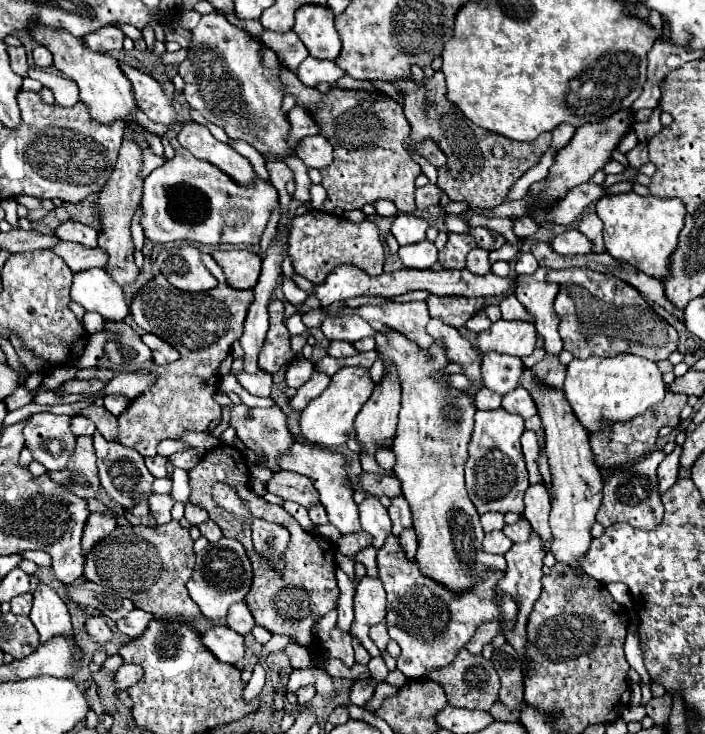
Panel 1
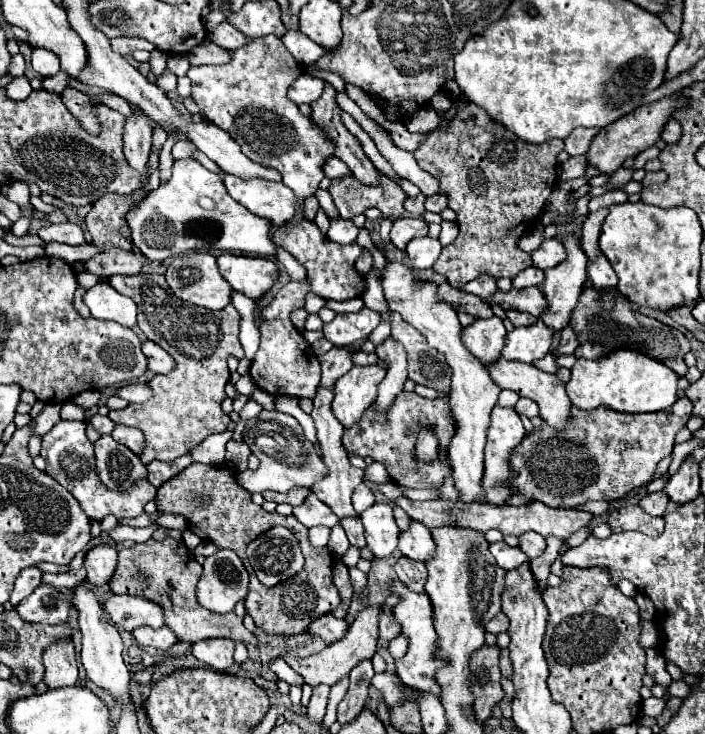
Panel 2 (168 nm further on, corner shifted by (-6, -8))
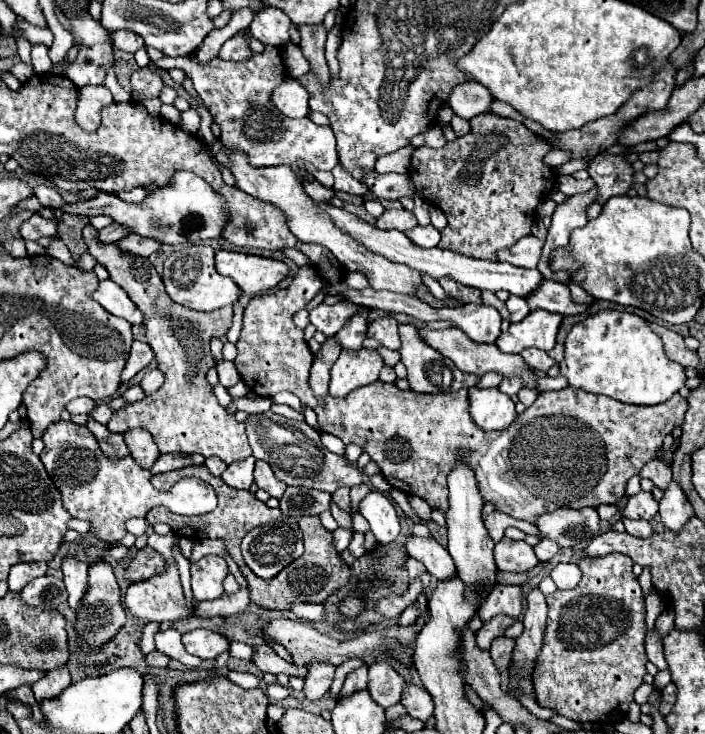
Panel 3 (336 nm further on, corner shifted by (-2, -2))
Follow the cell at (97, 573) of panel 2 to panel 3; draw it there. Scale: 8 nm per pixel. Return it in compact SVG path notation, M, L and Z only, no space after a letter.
M98 562L94 566L90 566L88 570L88 590L78 606L78 614L76 614L76 622L74 622L74 630L76 630L76 642L78 642L78 652L80 650L100 650L106 642L114 640L114 636L120 632L120 628L126 622L126 610L122 604L122 594L120 594L120 586L116 582L116 576L112 572L112 568L104 562Z

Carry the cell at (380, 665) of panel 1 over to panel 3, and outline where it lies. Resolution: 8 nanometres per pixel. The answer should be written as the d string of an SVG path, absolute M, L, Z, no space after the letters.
M353 658L353 659L344 661L336 668L335 676L330 688L331 697L337 699L338 693L340 692L343 686L346 676L350 672L359 668L362 665L364 665L364 662L362 662L362 660L360 660L359 658Z

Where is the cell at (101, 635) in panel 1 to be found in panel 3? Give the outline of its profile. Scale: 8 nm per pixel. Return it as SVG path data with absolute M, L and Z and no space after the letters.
M64 556L62 560L62 572L64 572L64 582L68 588L68 604L70 608L78 608L78 602L82 600L86 592L86 578L88 578L88 564L76 560L74 556Z

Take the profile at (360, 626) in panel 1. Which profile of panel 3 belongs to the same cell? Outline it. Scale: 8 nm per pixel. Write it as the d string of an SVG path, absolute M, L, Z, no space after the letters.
M260 644L254 648L254 656L252 656L252 662L258 666L258 670L262 672L270 672L270 674L288 674L288 676L300 676L304 678L306 676L306 668L304 666L294 666L294 664L288 664L286 660L282 660L268 644Z

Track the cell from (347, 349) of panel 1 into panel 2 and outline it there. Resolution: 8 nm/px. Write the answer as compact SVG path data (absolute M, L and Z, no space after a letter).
M356 350L352 354L352 364L354 366L368 366L368 364L376 364L378 362L378 356L376 354L366 354L362 350Z

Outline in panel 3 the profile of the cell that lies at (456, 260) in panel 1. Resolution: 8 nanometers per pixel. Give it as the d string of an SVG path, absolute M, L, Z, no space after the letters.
M484 112L474 116L470 124L472 130L468 136L456 138L444 148L416 148L410 164L410 178L416 194L428 204L438 206L448 218L446 228L442 228L442 240L438 244L440 248L460 252L470 258L496 260L498 250L508 248L530 234L530 228L536 220L534 210L552 192L548 188L554 184L556 174L542 162L542 158L550 152L548 142L532 134L522 122Z

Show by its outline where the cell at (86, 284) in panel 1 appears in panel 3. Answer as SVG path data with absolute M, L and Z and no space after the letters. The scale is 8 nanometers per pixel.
M110 278L102 280L98 290L94 292L94 300L102 304L104 310L108 310L114 316L120 316L124 320L128 320L134 326L144 324L144 314L140 312L140 308L126 296L126 292L114 284Z

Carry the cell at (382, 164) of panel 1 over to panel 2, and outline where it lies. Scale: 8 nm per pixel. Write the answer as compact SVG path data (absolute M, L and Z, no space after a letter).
M382 172L376 186L358 182L356 176L334 178L328 192L334 198L334 204L340 210L340 218L352 220L358 214L364 214L368 208L378 208L386 218L400 218L406 214L404 200L408 194L402 190L396 178L390 178Z

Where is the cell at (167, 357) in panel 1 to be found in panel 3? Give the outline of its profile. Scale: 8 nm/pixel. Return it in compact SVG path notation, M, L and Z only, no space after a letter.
M134 340L128 362L126 362L126 368L122 370L122 382L128 382L132 376L136 376L142 368L146 368L150 364L152 358L154 358L152 348L148 344L144 344L144 342Z

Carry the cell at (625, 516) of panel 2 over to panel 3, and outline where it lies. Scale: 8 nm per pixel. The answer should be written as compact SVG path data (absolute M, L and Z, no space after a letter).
M622 520L626 526L626 532L632 536L640 536L646 538L652 534L652 526L646 520Z

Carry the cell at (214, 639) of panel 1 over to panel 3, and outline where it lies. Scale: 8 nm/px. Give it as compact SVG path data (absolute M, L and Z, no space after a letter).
M190 630L182 634L182 642L188 654L198 656L202 660L214 660L222 652L228 650L228 640L214 630Z

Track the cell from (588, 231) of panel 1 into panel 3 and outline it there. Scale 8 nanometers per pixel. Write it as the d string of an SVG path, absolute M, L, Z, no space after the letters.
M600 310L578 322L568 332L566 356L558 366L570 386L626 404L662 404L686 382L684 366L666 356L662 340L646 320L616 310Z

